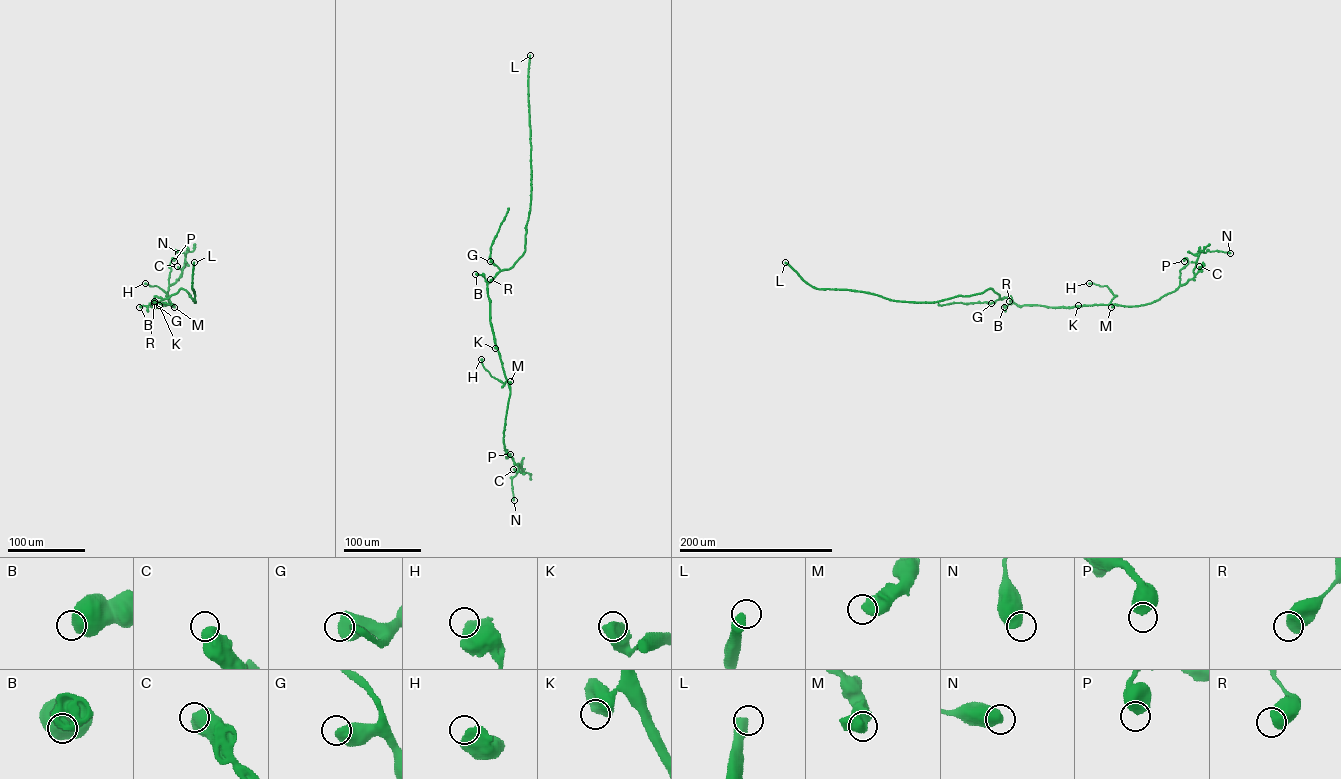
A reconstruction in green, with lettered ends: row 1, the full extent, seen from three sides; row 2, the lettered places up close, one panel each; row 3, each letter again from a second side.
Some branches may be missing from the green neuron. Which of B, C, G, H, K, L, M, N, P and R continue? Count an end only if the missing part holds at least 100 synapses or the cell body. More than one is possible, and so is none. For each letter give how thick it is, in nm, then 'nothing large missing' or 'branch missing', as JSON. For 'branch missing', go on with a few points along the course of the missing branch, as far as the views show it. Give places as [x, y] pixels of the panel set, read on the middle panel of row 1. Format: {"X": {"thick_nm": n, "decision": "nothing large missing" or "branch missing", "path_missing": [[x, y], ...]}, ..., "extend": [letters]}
{"B": {"thick_nm": 700, "decision": "nothing large missing"}, "C": {"thick_nm": 650, "decision": "nothing large missing"}, "G": {"thick_nm": 650, "decision": "nothing large missing"}, "H": {"thick_nm": 650, "decision": "nothing large missing"}, "K": {"thick_nm": 700, "decision": "nothing large missing"}, "L": {"thick_nm": 500, "decision": "branch missing"}, "M": {"thick_nm": 600, "decision": "nothing large missing"}, "N": {"thick_nm": 600, "decision": "nothing large missing"}, "P": {"thick_nm": 650, "decision": "nothing large missing"}, "R": {"thick_nm": 600, "decision": "nothing large missing"}, "extend": ["L"]}

